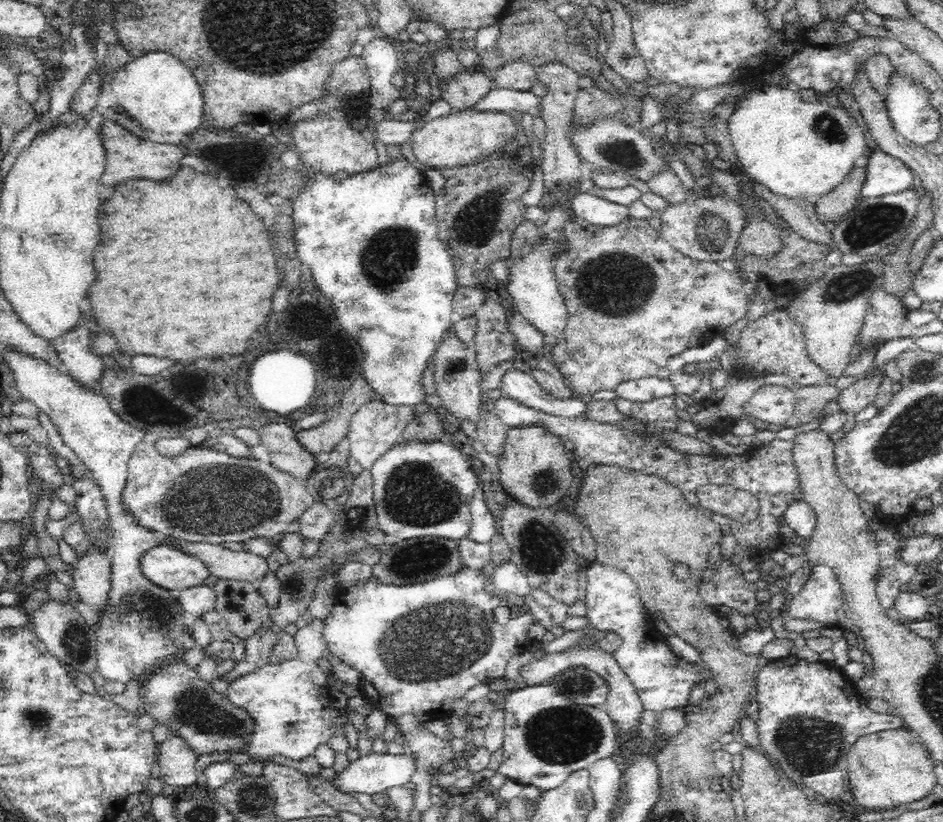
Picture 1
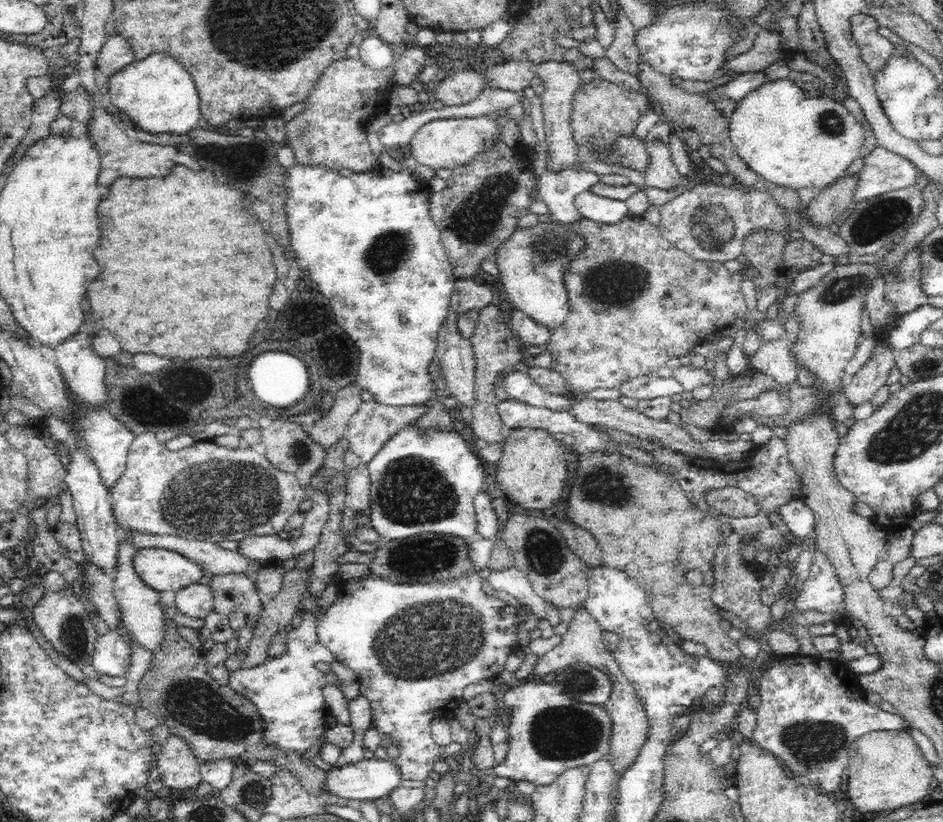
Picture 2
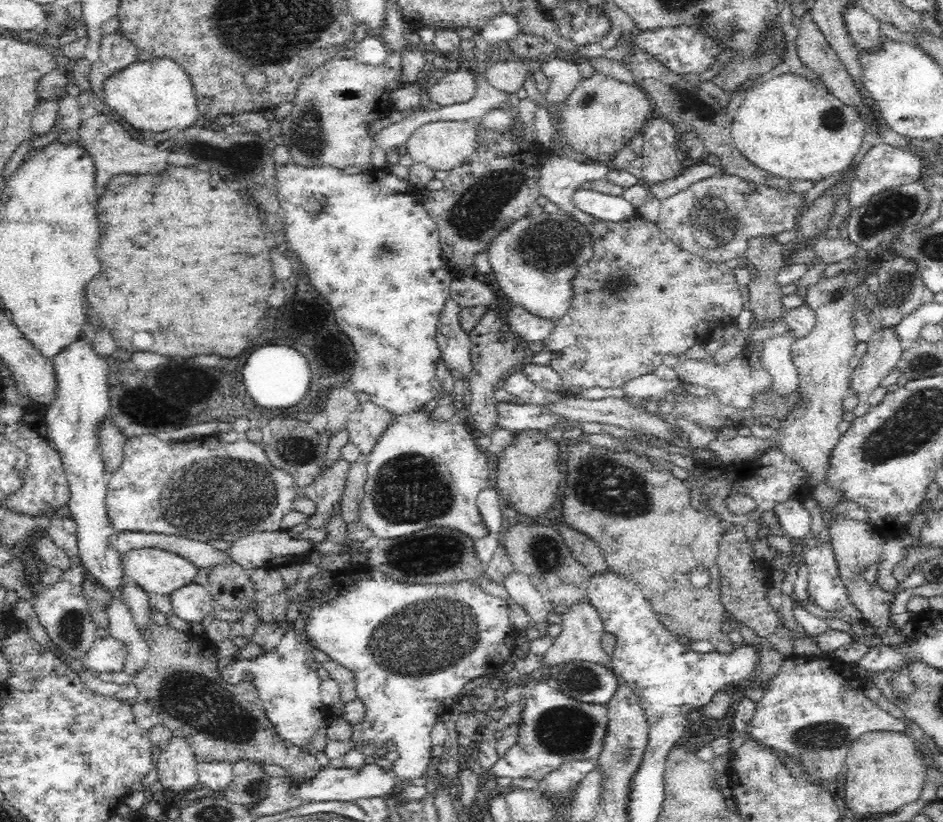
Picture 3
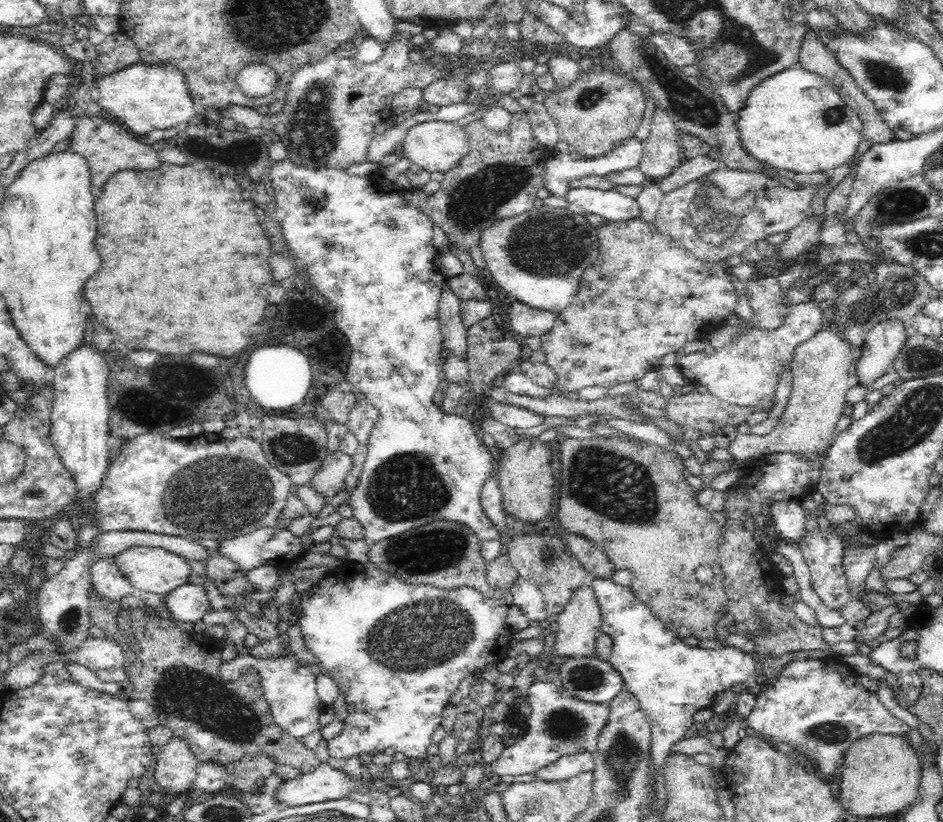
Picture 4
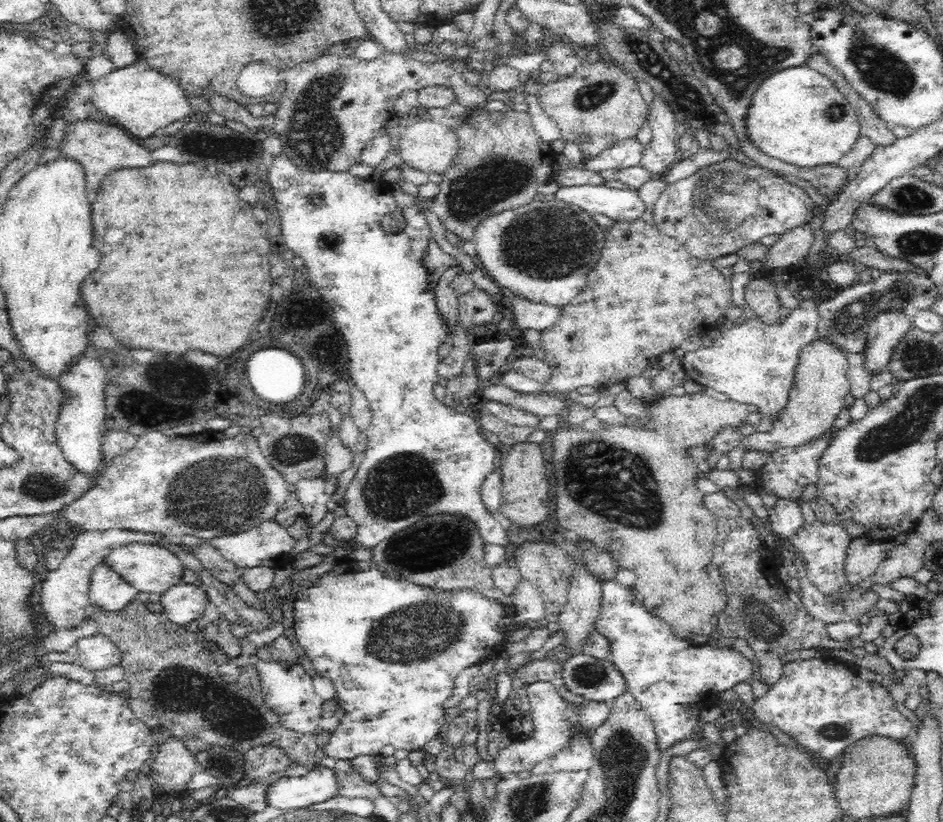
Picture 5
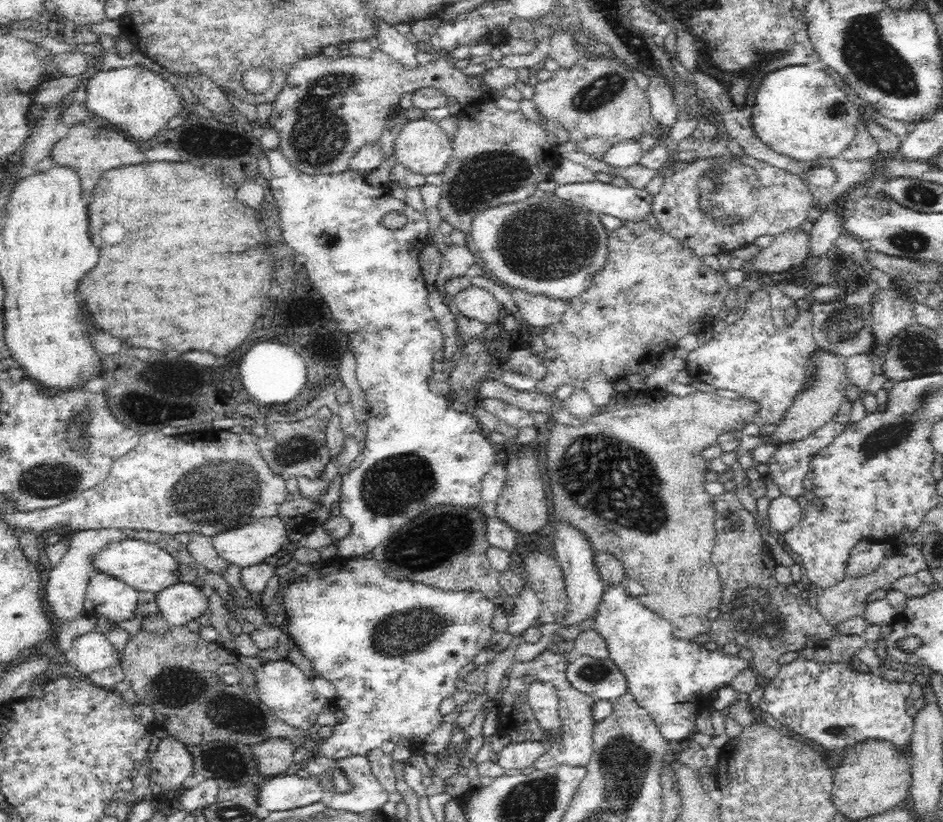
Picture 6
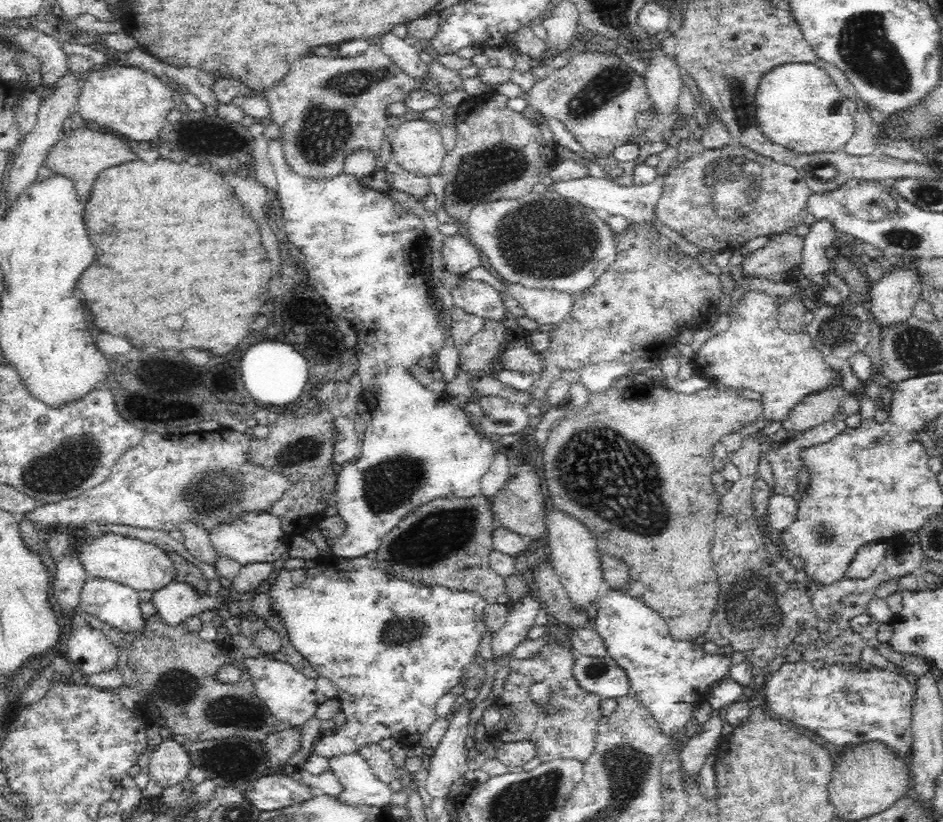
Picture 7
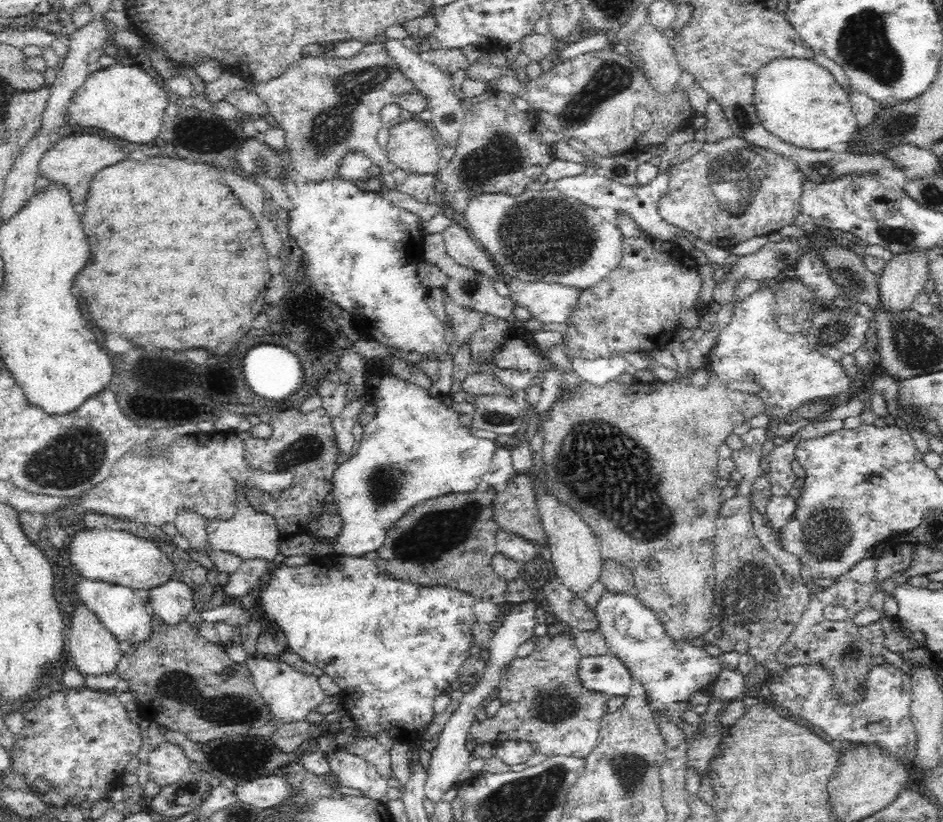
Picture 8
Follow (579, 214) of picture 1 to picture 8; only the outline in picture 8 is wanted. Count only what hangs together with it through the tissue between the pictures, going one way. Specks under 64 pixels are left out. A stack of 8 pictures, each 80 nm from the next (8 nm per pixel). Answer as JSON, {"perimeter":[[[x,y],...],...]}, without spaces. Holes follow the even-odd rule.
{"perimeter":[[[588,170],[579,175],[572,175],[571,177],[560,178],[555,182],[555,188],[558,189],[565,197],[572,197],[576,201],[583,202],[592,206],[598,216],[602,216],[606,222],[616,225],[616,219],[618,211],[624,211],[630,215],[635,223],[648,235],[652,235],[654,238],[658,238],[663,241],[674,240],[678,236],[686,236],[692,240],[696,249],[704,252],[708,260],[711,263],[715,263],[721,267],[727,269],[728,265],[725,260],[729,257],[730,249],[726,249],[720,246],[714,246],[701,238],[696,237],[692,232],[669,224],[663,220],[663,217],[659,214],[658,206],[660,199],[668,192],[668,186],[670,184],[670,175],[658,174],[654,180],[651,180],[648,184],[638,184],[636,186],[626,186],[620,184],[615,180],[610,180],[605,176],[599,174],[591,174]]]}

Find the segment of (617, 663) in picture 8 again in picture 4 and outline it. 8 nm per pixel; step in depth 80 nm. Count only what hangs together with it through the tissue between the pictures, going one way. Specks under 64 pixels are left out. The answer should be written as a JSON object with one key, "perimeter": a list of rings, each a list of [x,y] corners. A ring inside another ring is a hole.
{"perimeter":[[[596,656],[568,657],[559,673],[565,692],[585,702],[610,703],[624,687],[622,675]]]}

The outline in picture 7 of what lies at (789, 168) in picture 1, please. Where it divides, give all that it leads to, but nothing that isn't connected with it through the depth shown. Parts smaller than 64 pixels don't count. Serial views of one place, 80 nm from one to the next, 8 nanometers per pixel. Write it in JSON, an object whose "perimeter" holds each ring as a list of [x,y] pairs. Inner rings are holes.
{"perimeter":[[[785,62],[777,65],[760,78],[755,94],[756,120],[762,133],[802,153],[844,153],[855,133],[856,104],[838,90],[818,64]]]}

